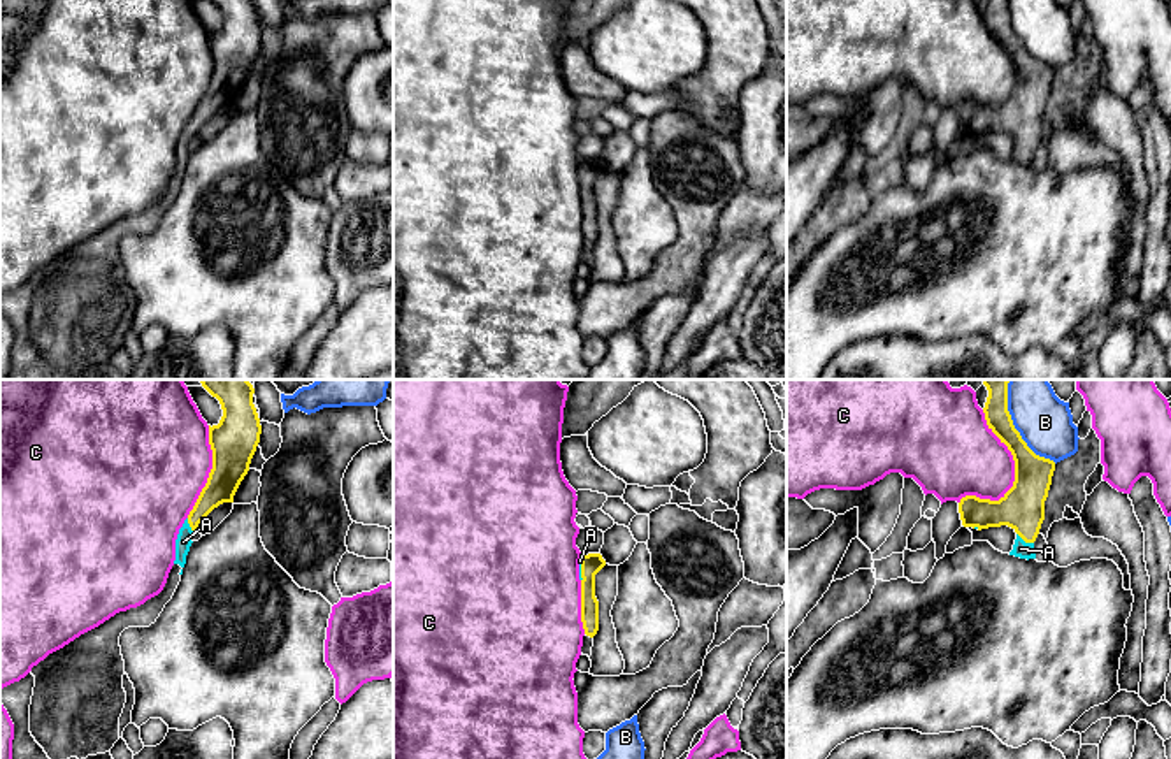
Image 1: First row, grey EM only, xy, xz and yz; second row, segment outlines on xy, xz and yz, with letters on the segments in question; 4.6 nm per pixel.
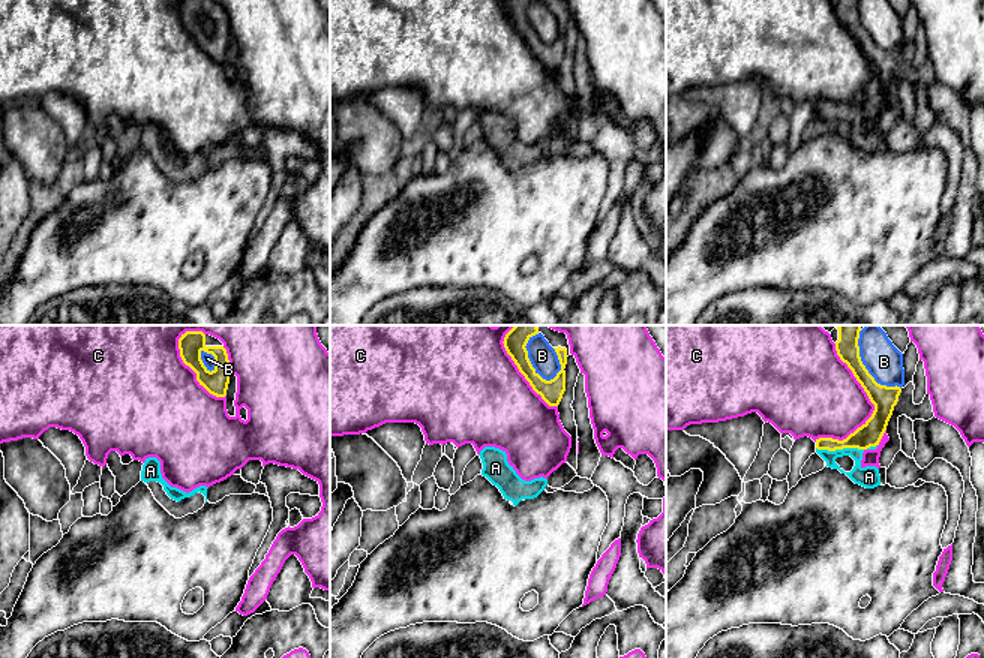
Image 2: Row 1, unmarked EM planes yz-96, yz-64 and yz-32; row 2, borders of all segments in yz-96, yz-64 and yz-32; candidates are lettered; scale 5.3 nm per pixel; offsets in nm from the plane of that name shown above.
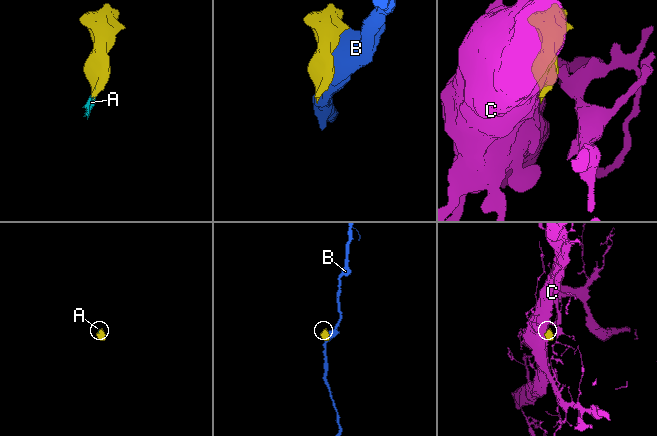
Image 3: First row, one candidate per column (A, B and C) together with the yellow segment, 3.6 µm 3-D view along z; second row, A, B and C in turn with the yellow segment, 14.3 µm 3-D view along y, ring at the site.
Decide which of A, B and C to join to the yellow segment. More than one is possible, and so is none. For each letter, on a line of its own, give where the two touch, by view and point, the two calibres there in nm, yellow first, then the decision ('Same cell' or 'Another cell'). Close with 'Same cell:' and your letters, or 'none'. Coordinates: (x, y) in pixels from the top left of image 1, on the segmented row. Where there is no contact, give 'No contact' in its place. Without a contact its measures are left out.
A: Touches yellow at yz (1026, 542). Thickness 200 nm (yellow) against 80 nm. Same cell
B: Touches yellow at yz (1013, 427). Thickness 180 nm (yellow) against 260 nm. Another cell
C: Touches yellow at yz (1015, 475). Thickness 200 nm (yellow) against 360 nm. Another cell
Same cell: A

